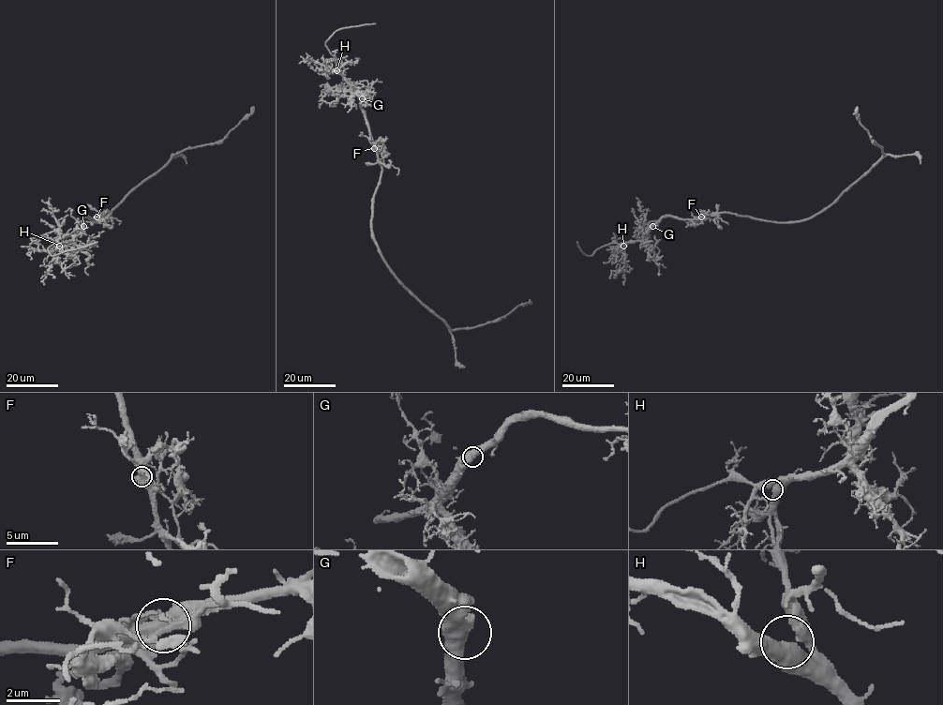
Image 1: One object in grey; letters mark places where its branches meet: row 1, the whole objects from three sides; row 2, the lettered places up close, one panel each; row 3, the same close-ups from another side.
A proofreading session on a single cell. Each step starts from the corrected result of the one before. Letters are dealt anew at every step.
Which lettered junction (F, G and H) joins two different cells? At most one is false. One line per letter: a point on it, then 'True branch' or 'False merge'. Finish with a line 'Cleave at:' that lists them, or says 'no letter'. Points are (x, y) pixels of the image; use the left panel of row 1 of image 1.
F: Place: (97, 217). False merge
G: Place: (83, 226). True branch
H: Place: (59, 246). True branch
Cleave at: F

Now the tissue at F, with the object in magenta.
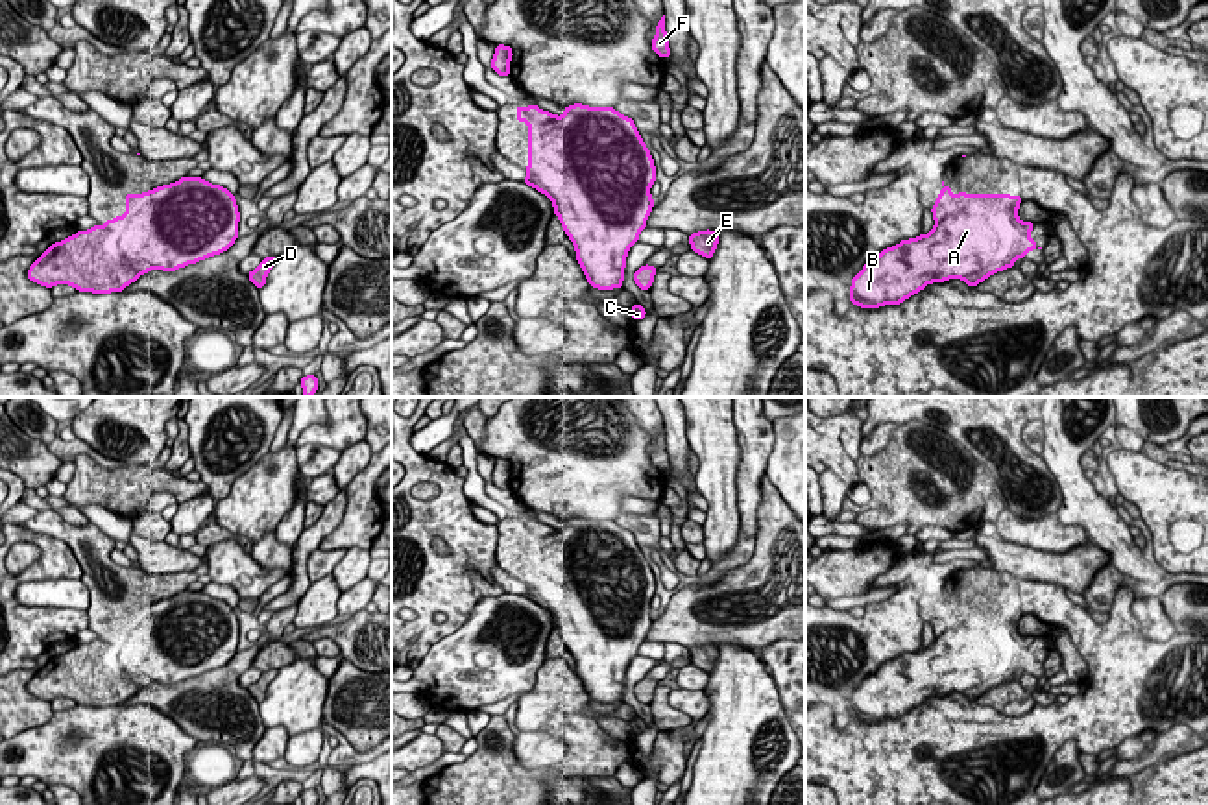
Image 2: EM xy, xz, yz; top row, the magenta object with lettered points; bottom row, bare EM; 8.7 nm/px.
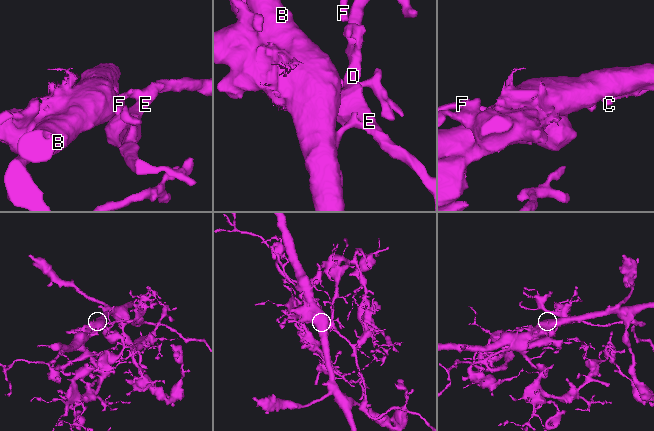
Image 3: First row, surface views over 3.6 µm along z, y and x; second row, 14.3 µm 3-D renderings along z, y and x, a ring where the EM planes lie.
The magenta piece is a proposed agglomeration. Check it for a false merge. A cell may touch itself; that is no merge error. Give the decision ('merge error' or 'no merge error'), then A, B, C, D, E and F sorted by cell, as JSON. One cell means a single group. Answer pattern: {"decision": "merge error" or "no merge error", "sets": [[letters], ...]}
{"decision": "merge error", "sets": [["A", "B", "C"], ["D", "E", "F"]]}

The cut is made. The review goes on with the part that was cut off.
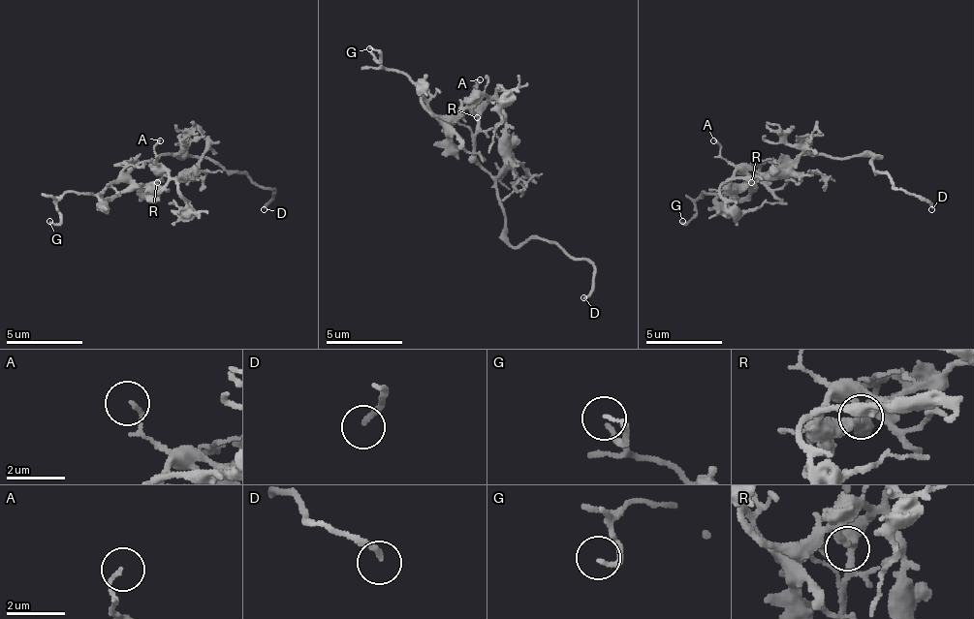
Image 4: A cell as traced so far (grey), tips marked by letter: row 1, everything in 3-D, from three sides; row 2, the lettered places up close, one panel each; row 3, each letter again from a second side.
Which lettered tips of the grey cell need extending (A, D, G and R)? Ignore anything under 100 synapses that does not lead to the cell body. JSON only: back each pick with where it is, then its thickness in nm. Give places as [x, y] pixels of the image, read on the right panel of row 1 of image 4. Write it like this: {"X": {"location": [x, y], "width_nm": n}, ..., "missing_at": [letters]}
{"D": {"location": [931, 209], "width_nm": 180}, "missing_at": ["D"]}

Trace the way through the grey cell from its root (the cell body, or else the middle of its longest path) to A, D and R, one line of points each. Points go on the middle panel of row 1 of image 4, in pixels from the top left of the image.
A: (487, 171), (477, 160), (477, 87), (473, 87), (480, 79)
D: (487, 171), (503, 236), (515, 247), (560, 244), (583, 259), (595, 270), (583, 297)
R: (487, 171), (477, 160), (477, 113), (487, 102), (484, 99), (473, 106), (477, 117)

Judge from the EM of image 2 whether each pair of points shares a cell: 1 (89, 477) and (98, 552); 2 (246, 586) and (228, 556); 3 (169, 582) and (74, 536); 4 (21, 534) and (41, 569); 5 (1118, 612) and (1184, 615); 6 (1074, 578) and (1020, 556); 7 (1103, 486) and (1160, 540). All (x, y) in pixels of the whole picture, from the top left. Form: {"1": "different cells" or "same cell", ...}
{"1": "different cells", "2": "same cell", "3": "same cell", "4": "same cell", "5": "different cells", "6": "same cell", "7": "different cells"}

